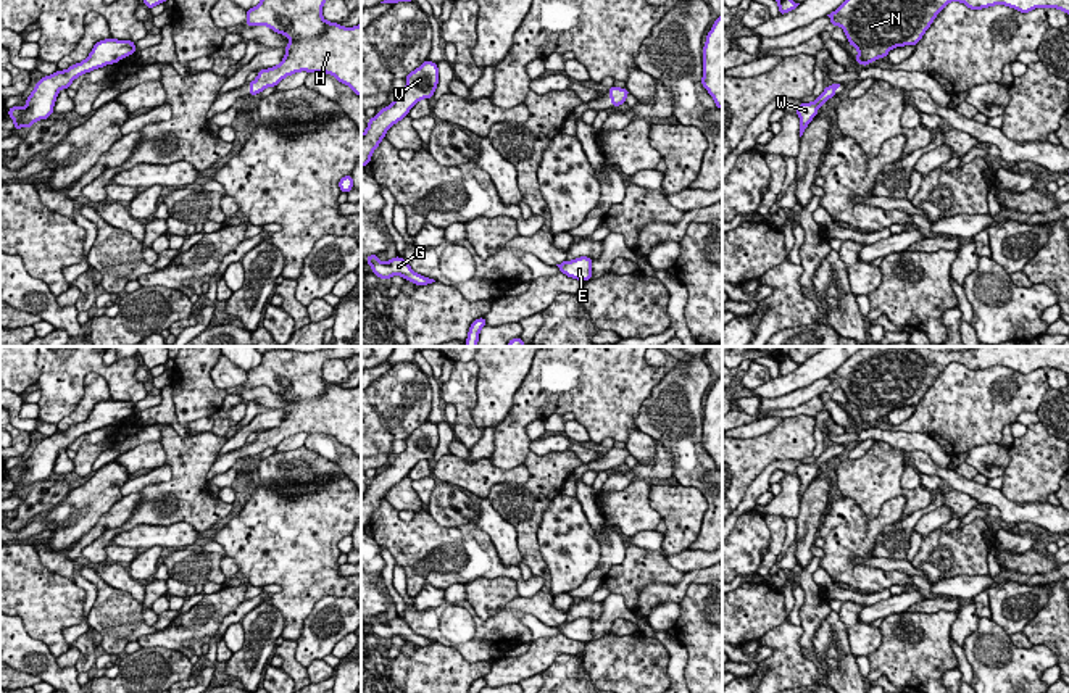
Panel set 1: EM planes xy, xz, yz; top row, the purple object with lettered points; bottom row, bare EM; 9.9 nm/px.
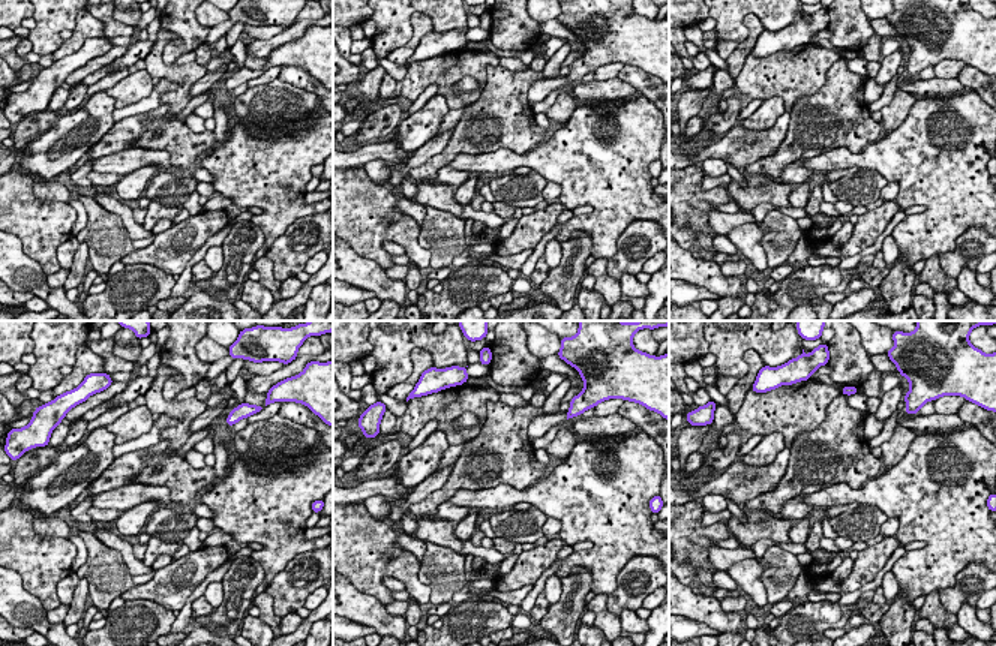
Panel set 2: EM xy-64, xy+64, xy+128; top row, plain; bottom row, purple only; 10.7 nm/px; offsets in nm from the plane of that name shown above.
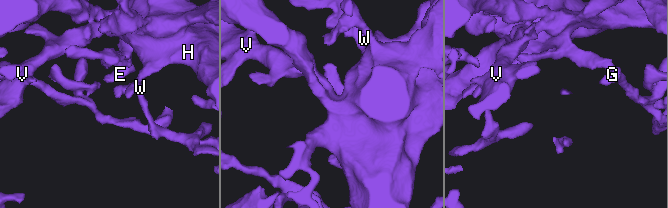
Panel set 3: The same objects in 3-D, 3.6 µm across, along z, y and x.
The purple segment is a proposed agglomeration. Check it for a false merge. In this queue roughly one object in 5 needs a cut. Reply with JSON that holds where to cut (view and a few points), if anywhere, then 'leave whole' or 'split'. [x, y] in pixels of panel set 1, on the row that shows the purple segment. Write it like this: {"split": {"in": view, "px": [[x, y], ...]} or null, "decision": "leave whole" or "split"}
{"split": null, "decision": "leave whole"}

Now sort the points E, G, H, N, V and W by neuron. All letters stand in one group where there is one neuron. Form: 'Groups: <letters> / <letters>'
Groups: E G H N V W

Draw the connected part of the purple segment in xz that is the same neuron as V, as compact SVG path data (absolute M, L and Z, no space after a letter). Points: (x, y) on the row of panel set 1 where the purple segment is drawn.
M426 60L405 81L406 87L395 95L389 106L369 119L366 131L361 134L361 166L371 163L374 150L393 124L401 121L419 100L429 100L434 95L439 84L439 66Z

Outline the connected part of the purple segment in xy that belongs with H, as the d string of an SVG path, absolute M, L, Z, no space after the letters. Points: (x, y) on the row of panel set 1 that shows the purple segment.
M261 0L247 10L245 26L268 26L277 34L284 34L290 42L277 66L258 71L253 82L248 82L250 97L261 93L266 87L276 87L284 77L300 71L326 73L348 85L355 95L361 97L361 24L343 27L322 18L326 0Z

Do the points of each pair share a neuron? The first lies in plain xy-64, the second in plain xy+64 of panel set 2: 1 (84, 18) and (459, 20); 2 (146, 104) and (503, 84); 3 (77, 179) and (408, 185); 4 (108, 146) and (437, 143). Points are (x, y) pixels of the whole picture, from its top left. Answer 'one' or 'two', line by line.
1: two
2: two
3: two
4: one

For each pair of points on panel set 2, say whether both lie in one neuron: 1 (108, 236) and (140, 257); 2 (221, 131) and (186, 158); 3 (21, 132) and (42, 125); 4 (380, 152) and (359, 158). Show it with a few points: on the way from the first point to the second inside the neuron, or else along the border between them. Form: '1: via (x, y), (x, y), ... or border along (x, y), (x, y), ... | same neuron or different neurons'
1: border along (135, 249), (120, 260) | different neurons
2: border along (212, 132), (216, 140) | different neurons
3: via (26, 132), (33, 125), (38, 125) | same neuron
4: via (375, 152), (363, 155) | same neuron

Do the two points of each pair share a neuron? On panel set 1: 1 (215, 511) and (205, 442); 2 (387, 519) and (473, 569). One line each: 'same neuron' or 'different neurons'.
1: same neuron
2: same neuron

